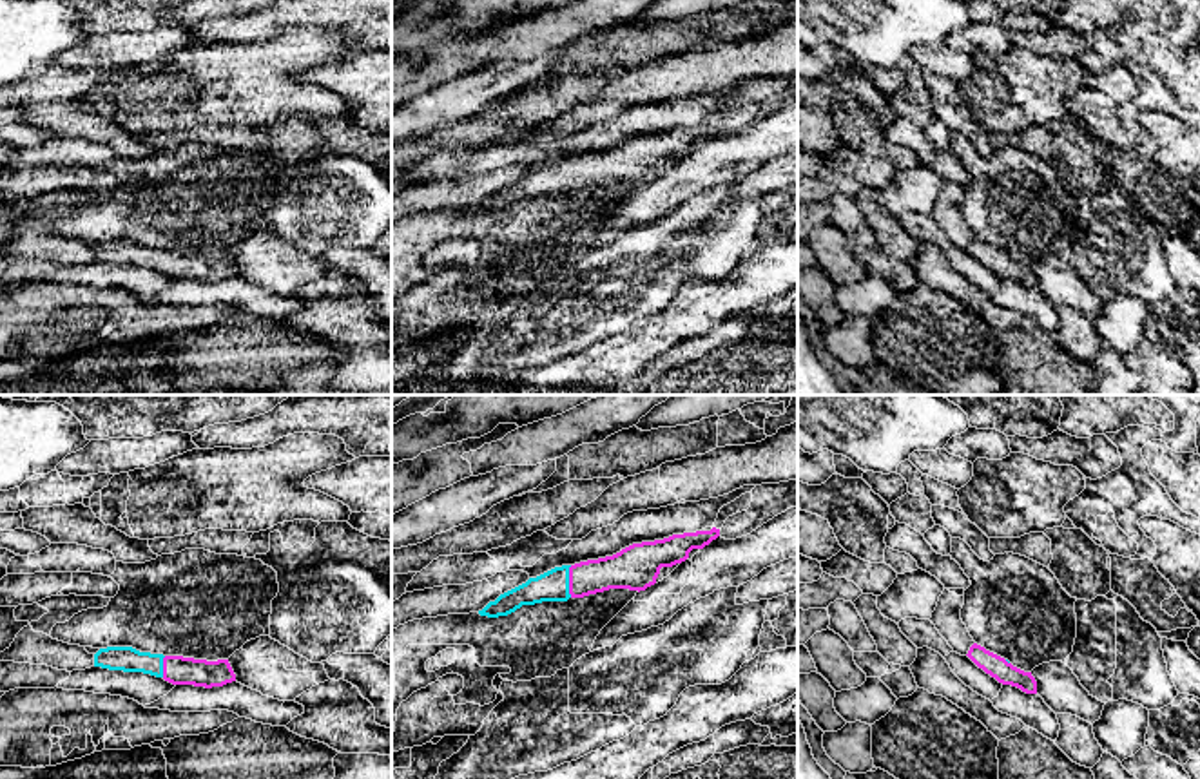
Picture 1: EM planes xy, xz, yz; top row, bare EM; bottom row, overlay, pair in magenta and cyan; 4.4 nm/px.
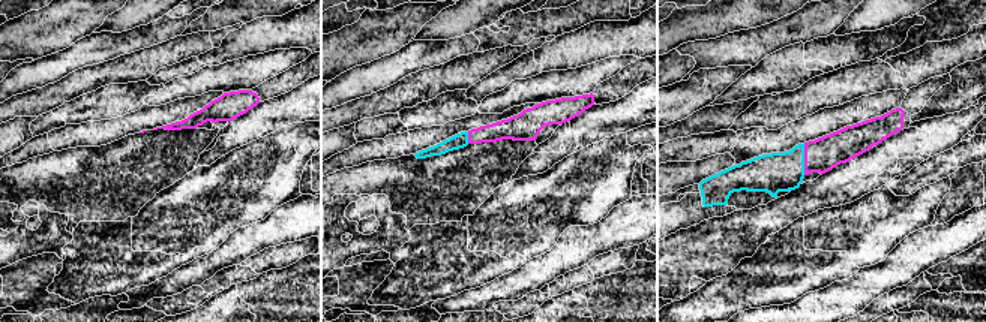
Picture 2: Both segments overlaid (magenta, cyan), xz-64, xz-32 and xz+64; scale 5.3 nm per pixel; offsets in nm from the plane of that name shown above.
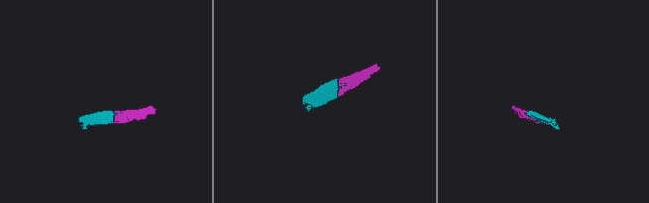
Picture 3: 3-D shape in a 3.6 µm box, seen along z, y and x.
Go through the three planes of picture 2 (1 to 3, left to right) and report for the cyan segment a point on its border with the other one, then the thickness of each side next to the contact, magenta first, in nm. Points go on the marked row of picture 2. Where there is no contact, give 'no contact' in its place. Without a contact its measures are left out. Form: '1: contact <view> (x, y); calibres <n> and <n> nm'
1: no contact
2: contact xz-32 (468, 138); calibres 120 and 80 nm
3: contact xz+64 (805, 159); calibres 180 and 220 nm

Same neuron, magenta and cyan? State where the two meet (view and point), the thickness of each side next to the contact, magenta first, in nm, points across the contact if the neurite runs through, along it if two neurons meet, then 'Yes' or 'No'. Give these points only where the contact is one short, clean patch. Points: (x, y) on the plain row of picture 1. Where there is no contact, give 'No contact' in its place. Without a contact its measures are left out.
Touches magenta at xz (570, 176). Thickness 160 nm (magenta) against 140 nm. Path across: xz (624, 163), (570, 176), (553, 180). Yes

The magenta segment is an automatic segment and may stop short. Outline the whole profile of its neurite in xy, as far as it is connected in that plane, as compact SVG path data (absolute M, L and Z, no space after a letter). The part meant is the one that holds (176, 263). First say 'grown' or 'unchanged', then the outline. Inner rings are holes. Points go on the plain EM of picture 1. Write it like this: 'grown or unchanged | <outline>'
grown | M107 241L94 248L94 261L143 266L172 279L223 281L236 275L228 254L207 255L183 250L140 246L132 241Z

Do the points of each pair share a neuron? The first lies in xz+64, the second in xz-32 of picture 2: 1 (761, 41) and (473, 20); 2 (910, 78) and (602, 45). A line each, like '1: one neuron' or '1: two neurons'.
1: one neuron
2: one neuron

